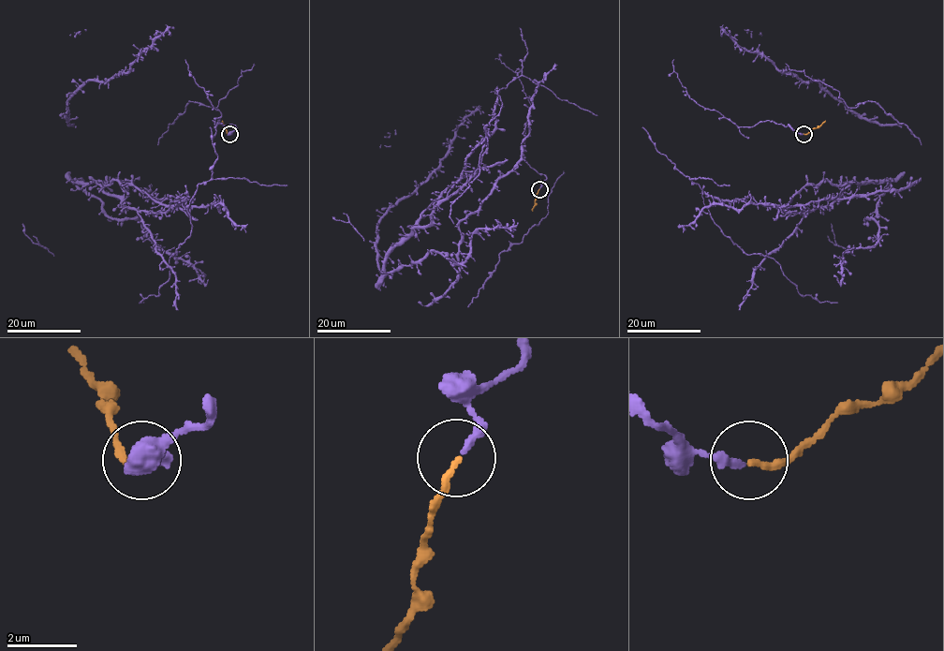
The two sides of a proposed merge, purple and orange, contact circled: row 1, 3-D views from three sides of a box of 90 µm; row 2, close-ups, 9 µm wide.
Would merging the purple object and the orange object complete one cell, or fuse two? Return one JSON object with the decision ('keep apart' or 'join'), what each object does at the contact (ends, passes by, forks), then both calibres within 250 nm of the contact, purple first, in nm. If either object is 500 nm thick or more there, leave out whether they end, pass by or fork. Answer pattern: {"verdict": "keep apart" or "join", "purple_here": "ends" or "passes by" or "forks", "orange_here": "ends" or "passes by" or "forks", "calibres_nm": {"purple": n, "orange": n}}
{"verdict": "join", "purple_here": "ends", "orange_here": "ends", "calibres_nm": {"purple": 240, "orange": 180}}

